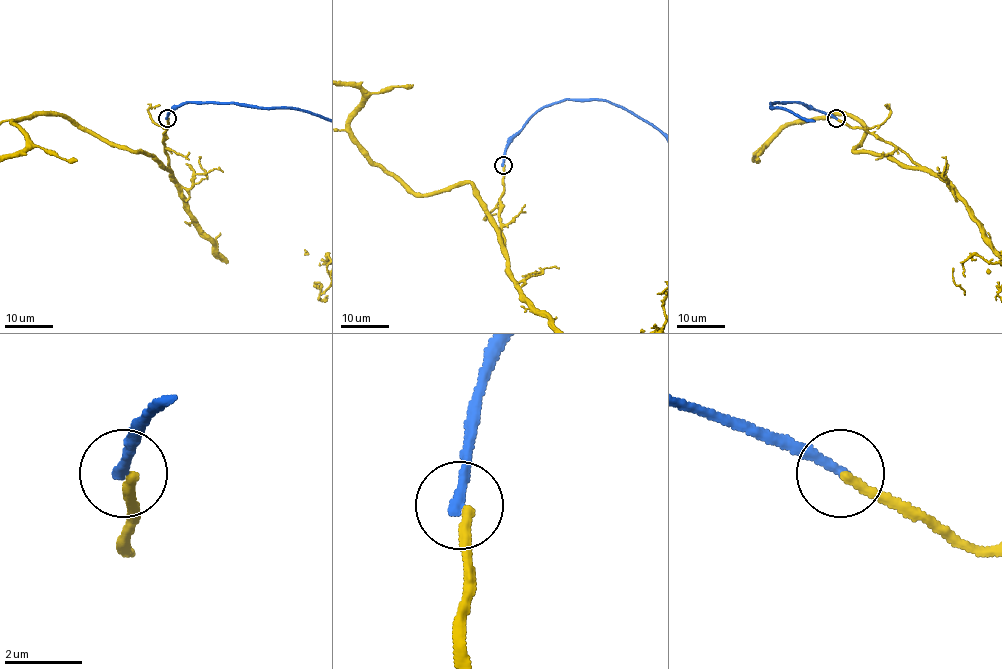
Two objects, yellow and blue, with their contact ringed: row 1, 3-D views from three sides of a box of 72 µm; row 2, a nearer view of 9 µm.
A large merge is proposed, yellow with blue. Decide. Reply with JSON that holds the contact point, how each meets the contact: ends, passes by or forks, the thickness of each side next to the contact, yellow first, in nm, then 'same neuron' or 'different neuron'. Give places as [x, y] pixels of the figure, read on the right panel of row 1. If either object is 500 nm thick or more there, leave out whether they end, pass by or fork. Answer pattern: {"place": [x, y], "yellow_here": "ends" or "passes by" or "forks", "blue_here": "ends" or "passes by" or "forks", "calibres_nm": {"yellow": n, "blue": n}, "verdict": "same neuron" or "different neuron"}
{"place": [836, 118], "yellow_here": "ends", "blue_here": "ends", "calibres_nm": {"yellow": 240, "blue": 280}, "verdict": "different neuron"}

